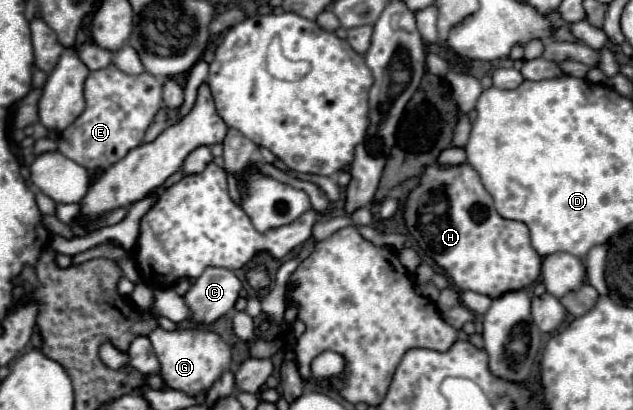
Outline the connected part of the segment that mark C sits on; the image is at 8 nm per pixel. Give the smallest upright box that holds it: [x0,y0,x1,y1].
[184,267,242,325]

